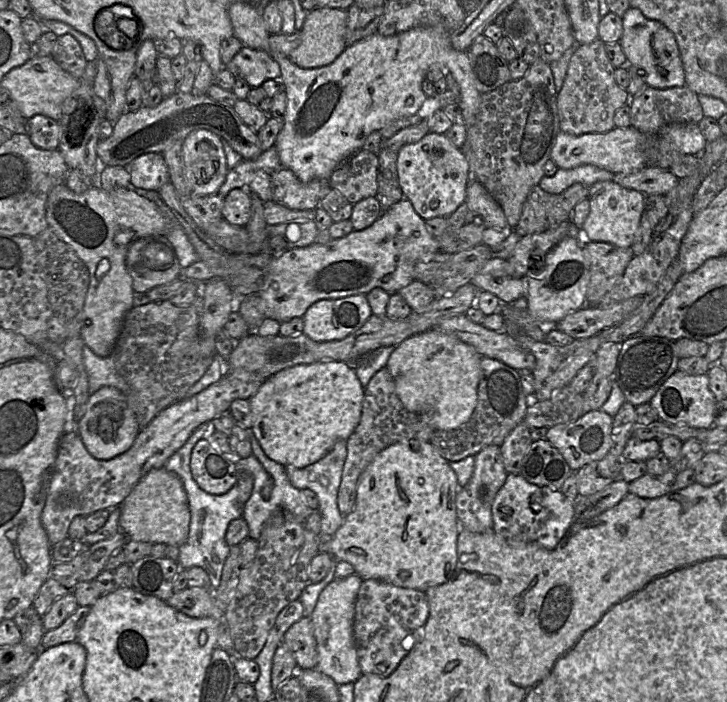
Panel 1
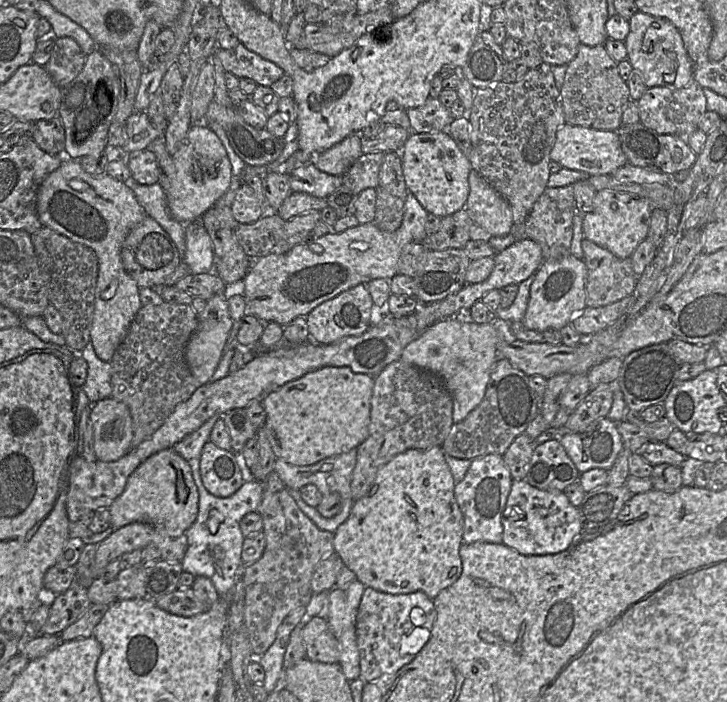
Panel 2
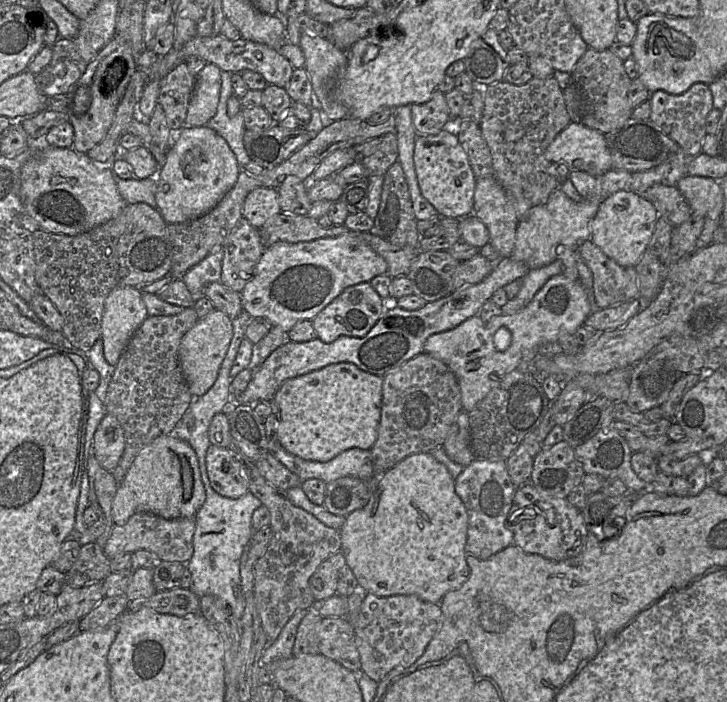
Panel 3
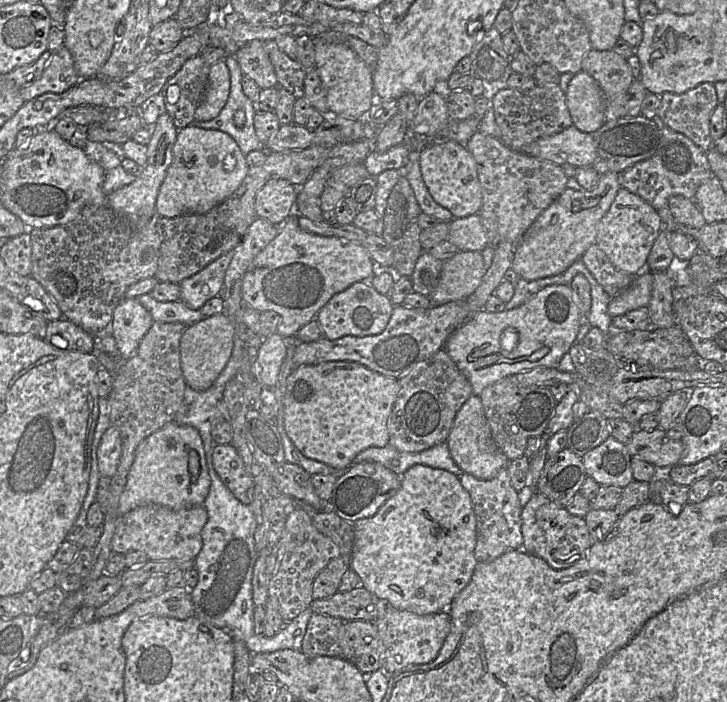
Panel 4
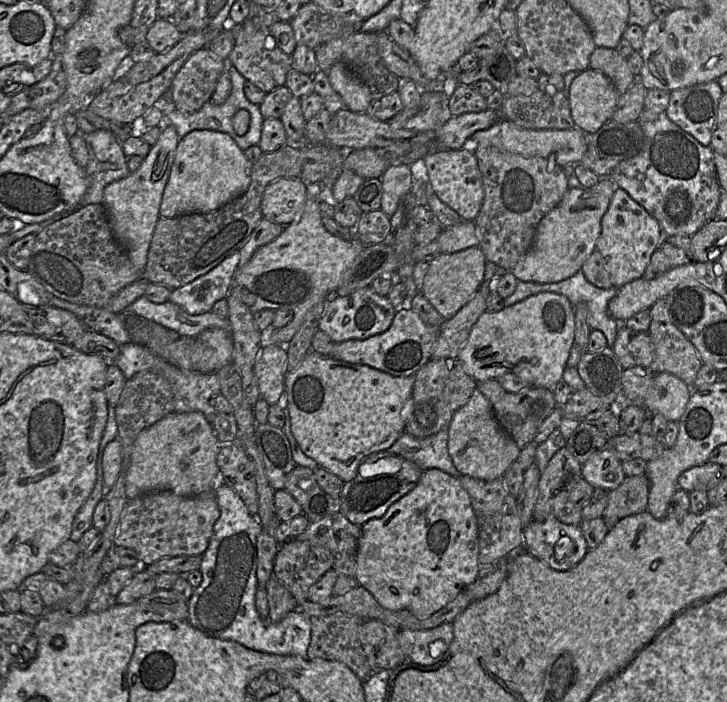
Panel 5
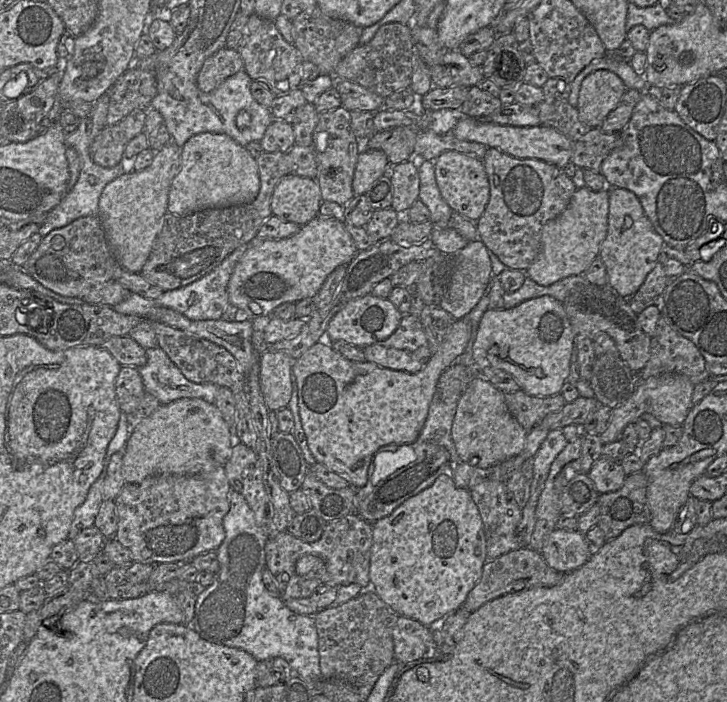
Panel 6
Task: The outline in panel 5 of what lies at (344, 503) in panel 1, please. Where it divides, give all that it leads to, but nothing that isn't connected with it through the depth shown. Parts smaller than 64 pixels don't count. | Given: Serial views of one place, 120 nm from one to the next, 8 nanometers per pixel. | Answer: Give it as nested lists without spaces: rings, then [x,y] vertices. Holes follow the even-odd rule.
[[[457,358],[430,359],[422,368],[414,374],[414,385],[411,398],[405,405],[405,428],[407,433],[416,438],[426,438],[438,433],[442,429],[449,429],[454,413],[465,405],[478,388],[478,383],[463,369]]]

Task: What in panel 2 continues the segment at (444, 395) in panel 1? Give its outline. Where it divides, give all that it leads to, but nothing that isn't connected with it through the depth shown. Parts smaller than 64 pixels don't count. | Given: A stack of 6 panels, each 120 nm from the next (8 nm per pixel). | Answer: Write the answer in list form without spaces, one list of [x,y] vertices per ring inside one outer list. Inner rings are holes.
[[[466,317],[440,320],[410,342],[399,360],[438,376],[453,399],[453,423],[461,422],[482,401],[491,371],[499,358],[497,344],[504,339],[509,323],[500,318],[488,324],[477,324]]]

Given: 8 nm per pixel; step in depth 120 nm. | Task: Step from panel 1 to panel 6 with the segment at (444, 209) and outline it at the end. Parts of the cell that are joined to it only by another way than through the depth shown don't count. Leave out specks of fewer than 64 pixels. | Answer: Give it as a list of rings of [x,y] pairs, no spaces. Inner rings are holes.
[[[449,151],[434,160],[434,174],[441,197],[453,212],[476,222],[489,201],[490,186],[482,160]]]

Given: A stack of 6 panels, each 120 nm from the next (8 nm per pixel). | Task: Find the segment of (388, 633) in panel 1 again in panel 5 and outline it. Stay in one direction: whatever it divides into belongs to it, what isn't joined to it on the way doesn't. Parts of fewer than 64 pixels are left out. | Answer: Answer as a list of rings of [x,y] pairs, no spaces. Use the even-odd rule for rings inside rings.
[[[444,623],[425,630],[400,630],[398,640],[405,662],[430,666],[444,658],[453,636],[453,624]]]

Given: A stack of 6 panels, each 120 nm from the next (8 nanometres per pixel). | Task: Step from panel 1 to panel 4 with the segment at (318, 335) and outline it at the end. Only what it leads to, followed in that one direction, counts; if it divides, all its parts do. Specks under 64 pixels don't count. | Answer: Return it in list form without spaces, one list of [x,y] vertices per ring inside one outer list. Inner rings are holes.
[[[359,281],[335,294],[317,313],[315,319],[321,326],[323,337],[328,340],[348,335],[365,337],[385,330],[394,307],[389,295],[377,292],[369,281]]]

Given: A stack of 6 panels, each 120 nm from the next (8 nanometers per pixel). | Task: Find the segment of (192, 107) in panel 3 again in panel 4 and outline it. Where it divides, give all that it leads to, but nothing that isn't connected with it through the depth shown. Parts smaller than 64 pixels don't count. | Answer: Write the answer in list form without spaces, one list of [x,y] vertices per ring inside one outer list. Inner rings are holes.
[[[225,61],[210,66],[203,100],[194,113],[195,121],[209,121],[219,115],[230,93],[230,73]]]

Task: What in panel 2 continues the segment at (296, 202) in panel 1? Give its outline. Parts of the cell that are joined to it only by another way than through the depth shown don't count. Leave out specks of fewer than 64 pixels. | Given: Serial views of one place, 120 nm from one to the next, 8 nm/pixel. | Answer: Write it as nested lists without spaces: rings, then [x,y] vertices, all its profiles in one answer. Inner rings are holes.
[[[312,162],[292,170],[289,176],[292,192],[305,192],[319,198],[327,198],[342,186],[342,176],[325,173]]]

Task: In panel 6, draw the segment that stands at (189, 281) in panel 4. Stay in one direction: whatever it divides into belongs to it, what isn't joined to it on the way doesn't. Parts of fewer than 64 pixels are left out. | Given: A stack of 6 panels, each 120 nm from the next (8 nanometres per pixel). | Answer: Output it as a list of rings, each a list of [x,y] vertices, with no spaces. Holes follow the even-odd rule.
[[[243,244],[237,247],[229,254],[216,268],[207,275],[194,281],[193,283],[174,290],[164,291],[156,299],[157,303],[163,307],[170,308],[181,313],[190,320],[219,320],[223,311],[229,304],[227,285],[233,269],[248,249],[249,244]]]

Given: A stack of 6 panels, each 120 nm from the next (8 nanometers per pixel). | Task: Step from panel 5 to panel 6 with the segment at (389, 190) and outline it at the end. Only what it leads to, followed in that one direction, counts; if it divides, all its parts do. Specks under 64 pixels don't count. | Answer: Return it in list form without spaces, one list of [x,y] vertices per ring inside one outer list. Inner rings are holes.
[[[407,161],[391,167],[389,179],[393,187],[391,208],[401,217],[418,200],[419,175],[417,168]]]

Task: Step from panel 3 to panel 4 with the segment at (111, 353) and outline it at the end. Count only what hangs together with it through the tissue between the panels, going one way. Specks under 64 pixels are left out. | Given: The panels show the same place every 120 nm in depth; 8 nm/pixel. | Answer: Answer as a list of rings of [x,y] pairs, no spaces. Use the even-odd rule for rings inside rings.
[[[123,298],[120,301],[113,311],[110,328],[121,360],[127,360],[135,354],[153,323],[150,312],[137,298]]]

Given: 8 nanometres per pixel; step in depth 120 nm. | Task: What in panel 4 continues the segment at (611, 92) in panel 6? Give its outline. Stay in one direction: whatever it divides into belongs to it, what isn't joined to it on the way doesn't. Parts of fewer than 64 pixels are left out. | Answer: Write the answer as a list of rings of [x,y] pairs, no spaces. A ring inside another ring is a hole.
[[[585,71],[573,76],[565,92],[566,104],[573,122],[580,131],[596,132],[606,121],[606,101],[597,81]]]

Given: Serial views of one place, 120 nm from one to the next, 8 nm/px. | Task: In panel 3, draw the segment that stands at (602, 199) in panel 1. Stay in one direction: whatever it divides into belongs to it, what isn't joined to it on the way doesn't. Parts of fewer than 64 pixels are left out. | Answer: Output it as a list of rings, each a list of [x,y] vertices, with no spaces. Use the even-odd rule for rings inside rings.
[[[630,189],[620,190],[606,198],[591,222],[591,241],[621,266],[635,267],[654,233],[659,214],[654,205]]]

